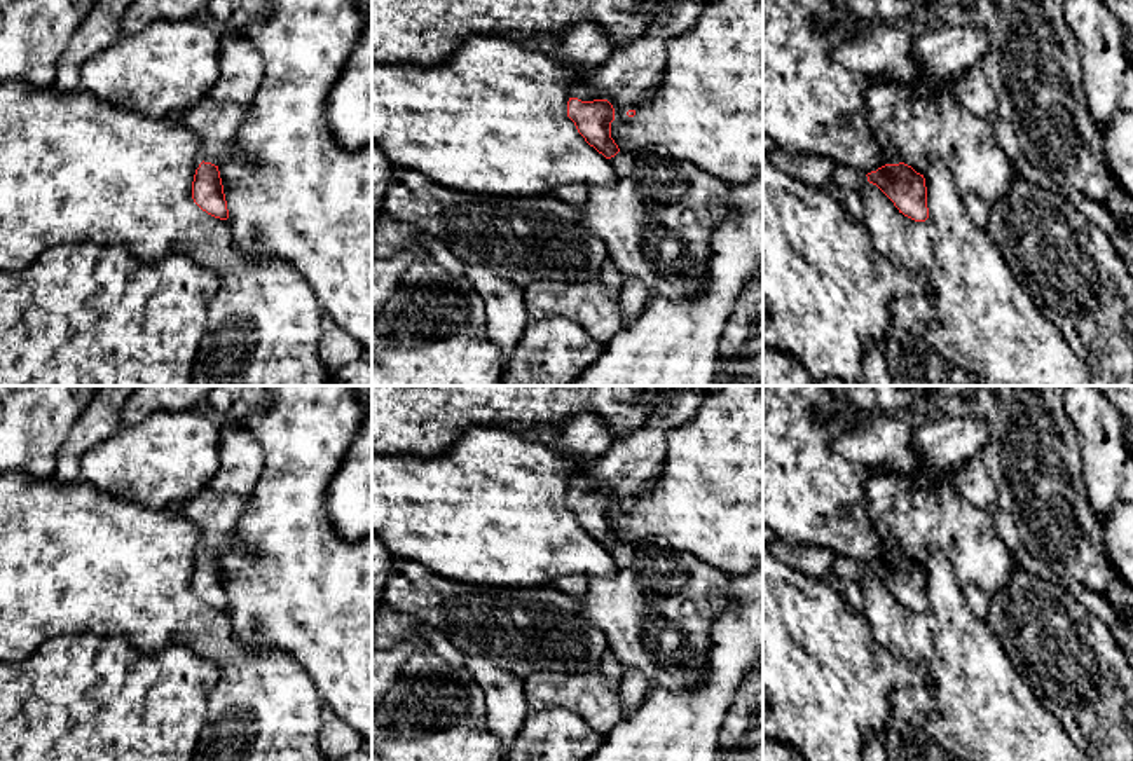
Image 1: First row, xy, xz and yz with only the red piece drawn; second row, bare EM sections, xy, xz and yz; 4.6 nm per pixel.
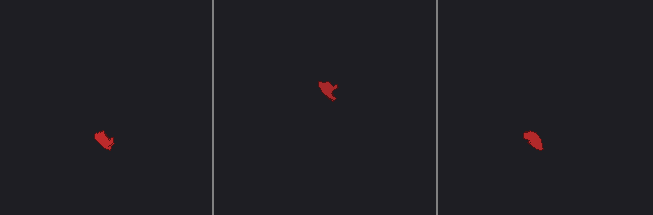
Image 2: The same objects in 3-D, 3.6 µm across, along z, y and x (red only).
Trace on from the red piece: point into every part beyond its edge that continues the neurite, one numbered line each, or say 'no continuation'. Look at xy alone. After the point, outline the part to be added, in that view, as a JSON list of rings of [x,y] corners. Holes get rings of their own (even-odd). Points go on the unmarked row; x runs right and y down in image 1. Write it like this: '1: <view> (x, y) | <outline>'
1: xy (215, 514) | [[[208,487],[175,510],[197,527],[203,552],[216,557],[236,541],[237,520],[250,496],[216,492]]]

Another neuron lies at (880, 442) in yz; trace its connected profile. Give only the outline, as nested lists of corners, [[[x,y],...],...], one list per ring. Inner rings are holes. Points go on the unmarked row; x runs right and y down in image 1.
[[[869,412],[859,424],[845,428],[831,449],[850,463],[866,468],[869,478],[880,471],[906,475],[920,490],[955,487],[962,464],[953,466],[941,478],[930,482],[920,476],[920,456],[913,449],[913,422],[904,414]]]

